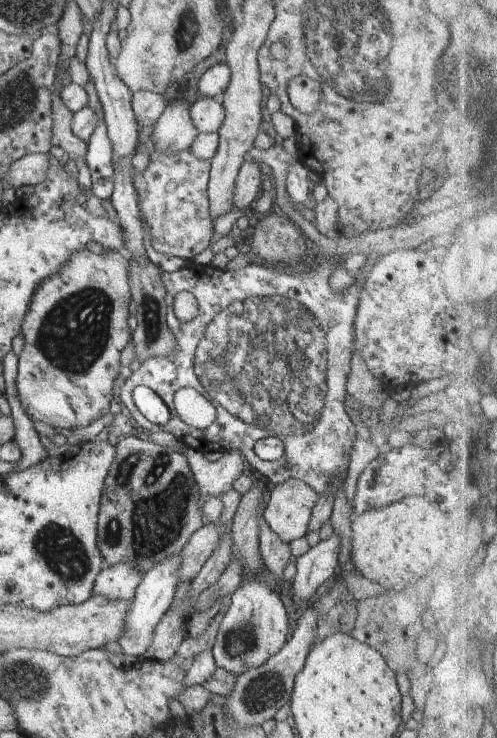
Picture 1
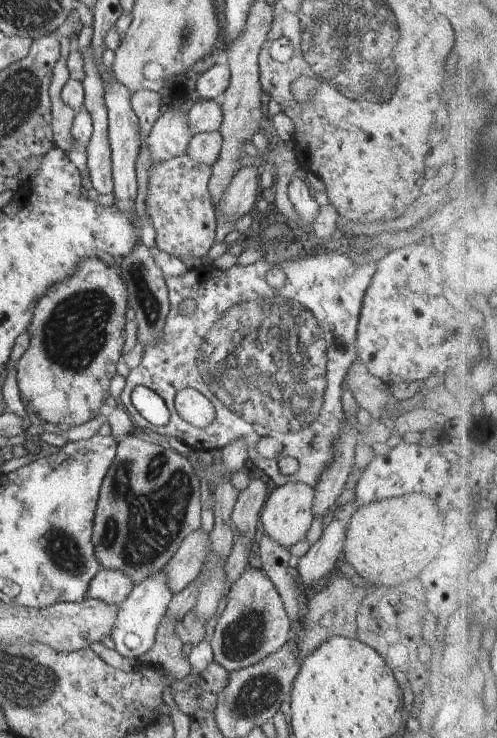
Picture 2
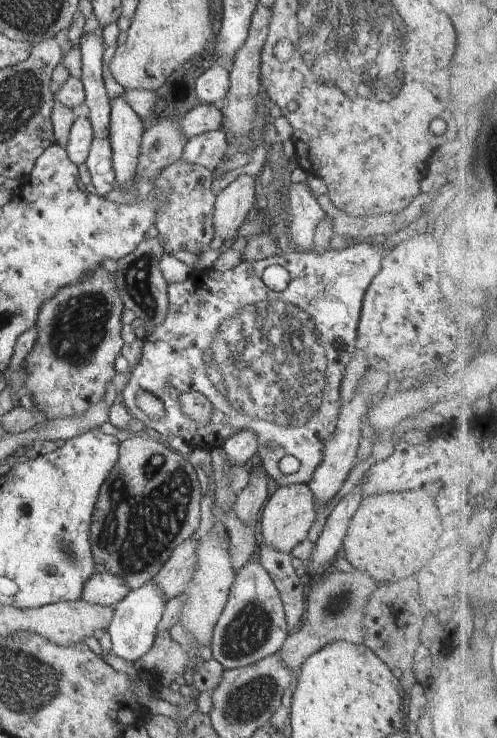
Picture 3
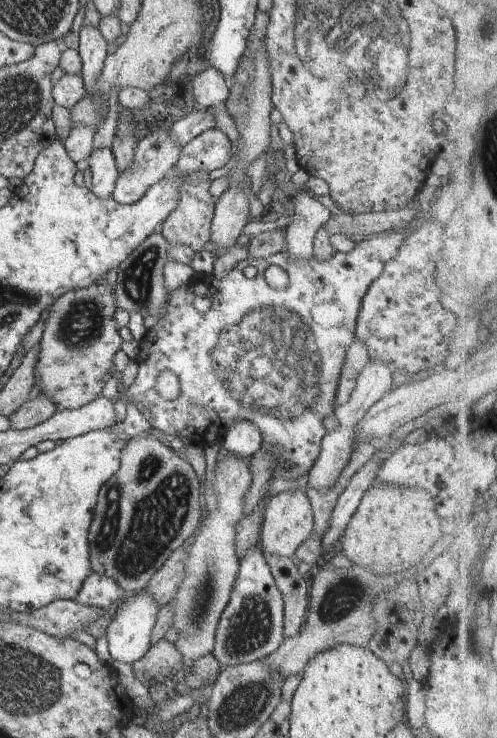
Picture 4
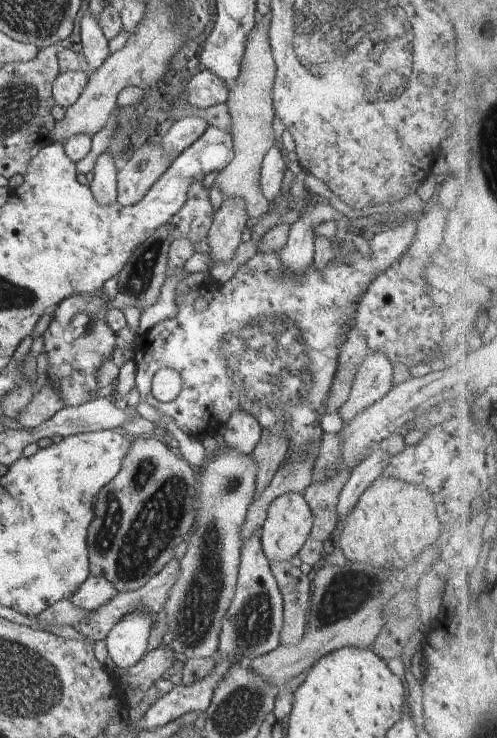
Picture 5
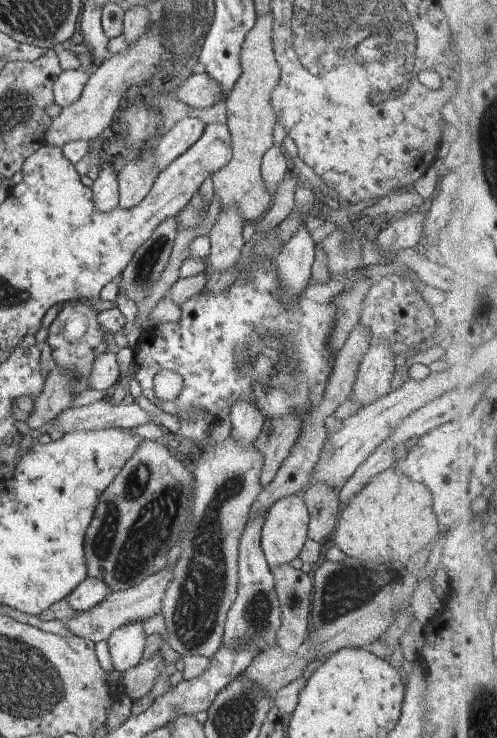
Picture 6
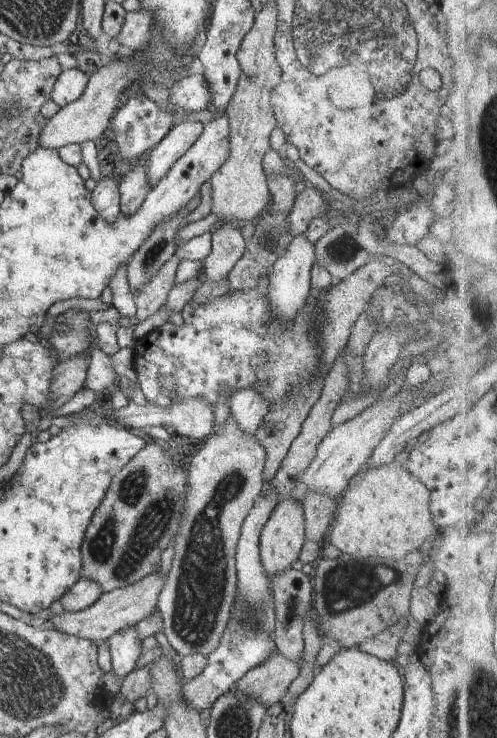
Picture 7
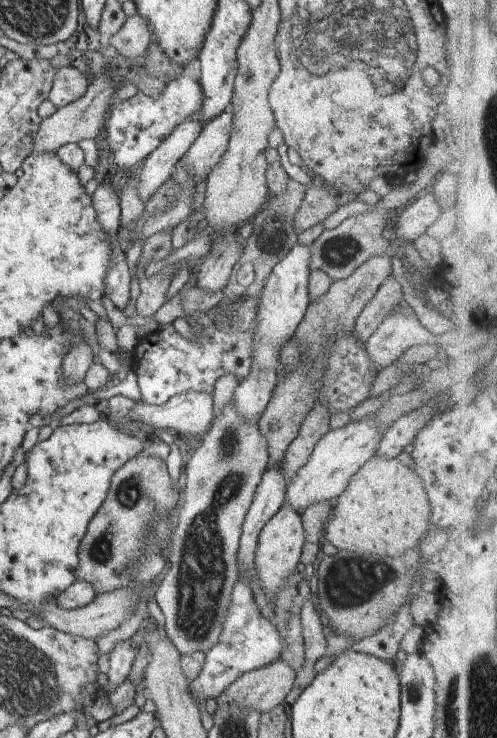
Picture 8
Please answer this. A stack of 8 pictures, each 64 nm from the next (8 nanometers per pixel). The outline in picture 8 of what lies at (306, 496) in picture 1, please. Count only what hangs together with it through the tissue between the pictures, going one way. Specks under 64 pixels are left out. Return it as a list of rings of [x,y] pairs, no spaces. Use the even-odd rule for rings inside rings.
[[[286,503],[260,531],[255,556],[257,578],[268,598],[272,600],[274,611],[276,610],[276,594],[280,594],[286,578],[297,571],[298,563],[301,562],[301,555],[306,544],[304,534],[301,513],[296,512],[292,506]]]

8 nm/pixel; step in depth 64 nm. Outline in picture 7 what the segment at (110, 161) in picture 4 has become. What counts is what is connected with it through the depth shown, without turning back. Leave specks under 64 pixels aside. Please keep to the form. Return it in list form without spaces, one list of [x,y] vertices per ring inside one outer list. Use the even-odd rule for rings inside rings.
[[[108,174],[100,177],[94,190],[91,192],[93,207],[100,213],[106,222],[113,223],[120,214],[118,178]]]

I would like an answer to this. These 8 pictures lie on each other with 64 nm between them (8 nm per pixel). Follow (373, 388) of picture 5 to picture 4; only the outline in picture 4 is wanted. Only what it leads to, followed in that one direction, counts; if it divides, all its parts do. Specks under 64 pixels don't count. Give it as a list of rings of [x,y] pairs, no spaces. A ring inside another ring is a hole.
[[[368,362],[356,378],[356,386],[352,391],[350,399],[343,405],[335,408],[337,428],[328,431],[321,440],[321,451],[316,462],[308,474],[308,489],[318,489],[326,494],[332,492],[337,480],[341,477],[343,470],[350,464],[352,453],[356,448],[355,435],[357,426],[367,410],[381,398],[383,394],[390,391],[392,384],[392,371],[384,362]]]

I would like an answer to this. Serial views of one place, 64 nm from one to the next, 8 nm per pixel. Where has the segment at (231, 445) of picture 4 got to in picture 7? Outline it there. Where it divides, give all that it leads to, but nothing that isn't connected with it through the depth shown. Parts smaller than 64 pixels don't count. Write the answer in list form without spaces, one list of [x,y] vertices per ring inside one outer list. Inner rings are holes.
[[[250,386],[236,391],[231,396],[231,415],[234,417],[238,428],[249,435],[254,435],[260,428],[264,416],[269,413],[269,404],[258,392],[258,387]]]

